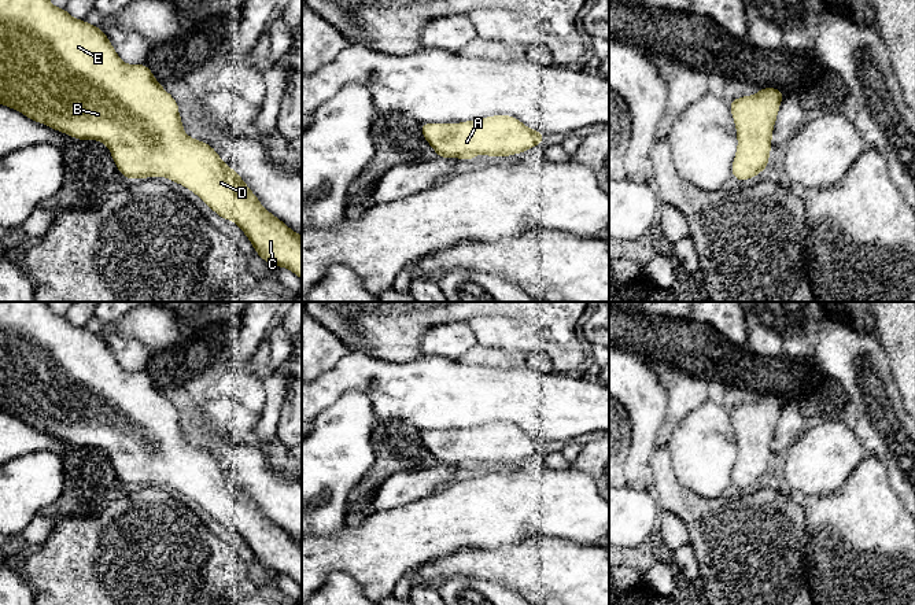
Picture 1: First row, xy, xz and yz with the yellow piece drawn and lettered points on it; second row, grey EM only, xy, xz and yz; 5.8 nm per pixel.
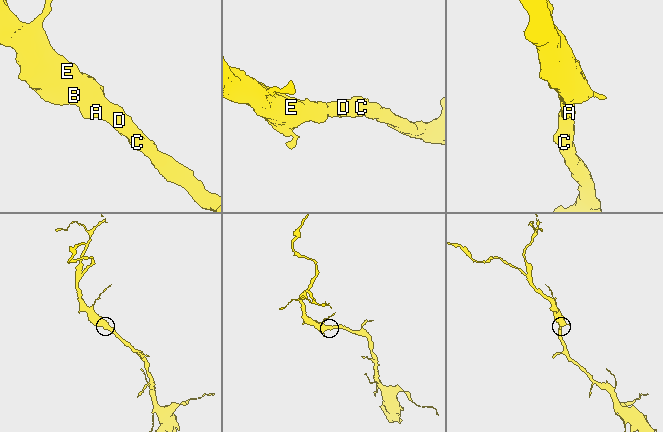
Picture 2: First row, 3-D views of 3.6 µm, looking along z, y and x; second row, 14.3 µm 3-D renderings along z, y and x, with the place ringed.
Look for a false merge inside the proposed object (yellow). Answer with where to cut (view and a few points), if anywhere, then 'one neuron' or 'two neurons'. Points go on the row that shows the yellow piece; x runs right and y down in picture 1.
no cut; one neuron

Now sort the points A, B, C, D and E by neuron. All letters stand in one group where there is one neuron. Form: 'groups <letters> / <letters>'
groups A B C D E

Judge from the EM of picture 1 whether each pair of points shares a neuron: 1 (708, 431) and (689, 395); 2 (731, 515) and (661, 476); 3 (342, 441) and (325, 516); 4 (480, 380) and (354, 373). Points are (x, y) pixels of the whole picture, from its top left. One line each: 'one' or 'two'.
1: two
2: one
3: one
4: one

